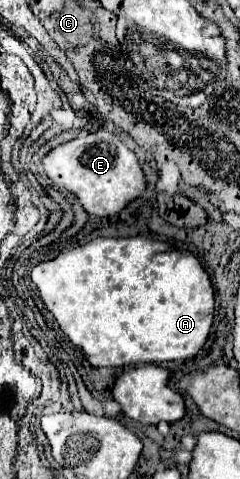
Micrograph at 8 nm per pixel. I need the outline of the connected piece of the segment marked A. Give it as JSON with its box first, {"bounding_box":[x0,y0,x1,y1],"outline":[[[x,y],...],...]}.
{"bounding_box":[32,237,214,367],"outline":[[[98,237],[32,269],[32,281],[70,341],[86,353],[94,367],[126,367],[166,363],[194,357],[210,337],[214,323],[214,287],[192,251],[178,251],[152,237]]]}

